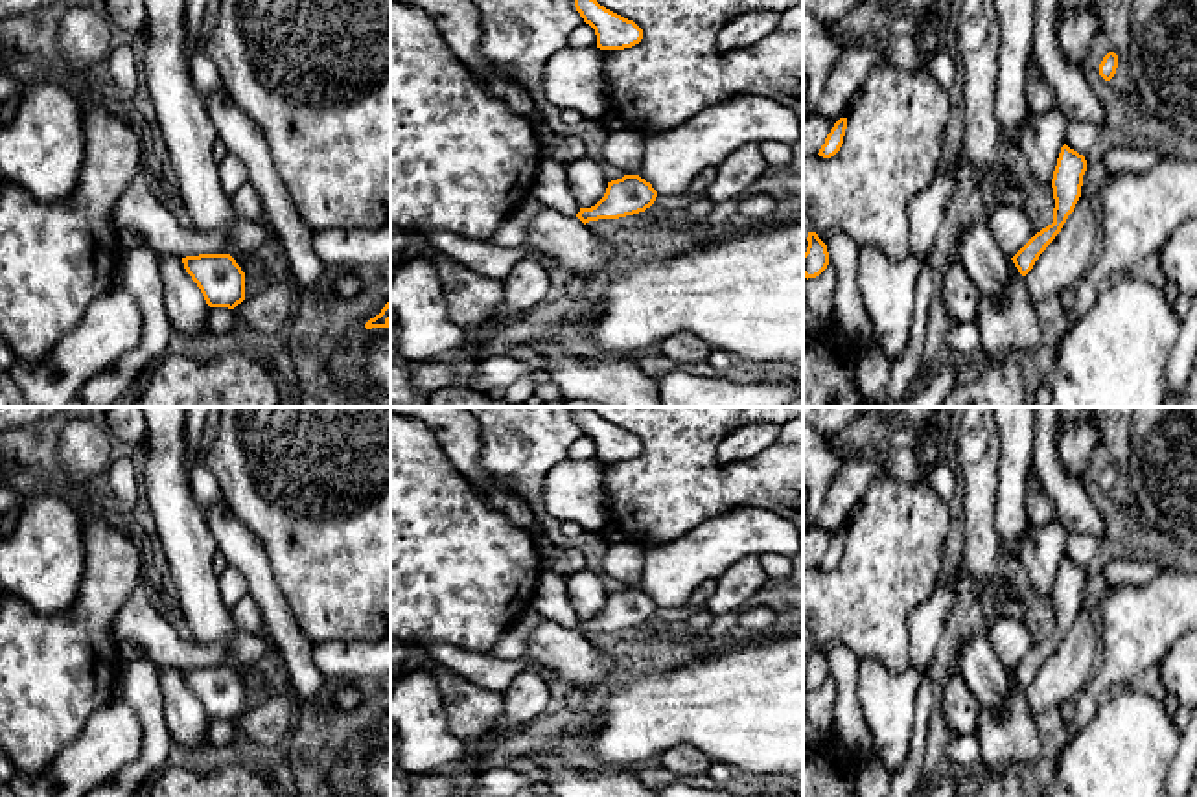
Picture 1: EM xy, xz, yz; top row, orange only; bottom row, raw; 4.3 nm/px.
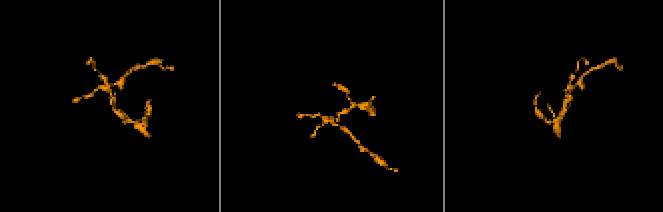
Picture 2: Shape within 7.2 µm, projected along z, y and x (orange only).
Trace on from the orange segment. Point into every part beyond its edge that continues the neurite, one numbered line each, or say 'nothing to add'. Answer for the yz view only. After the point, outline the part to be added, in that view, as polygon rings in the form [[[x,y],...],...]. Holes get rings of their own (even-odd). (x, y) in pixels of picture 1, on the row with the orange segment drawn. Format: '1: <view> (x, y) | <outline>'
nothing to add

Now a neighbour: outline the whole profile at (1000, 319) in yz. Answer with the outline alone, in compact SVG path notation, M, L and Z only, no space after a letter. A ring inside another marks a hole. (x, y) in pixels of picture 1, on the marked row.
M1009 260L1009 278L998 296L982 296L976 322L982 342L994 357L1037 352L1042 342L1040 322L1026 289L1026 276Z

